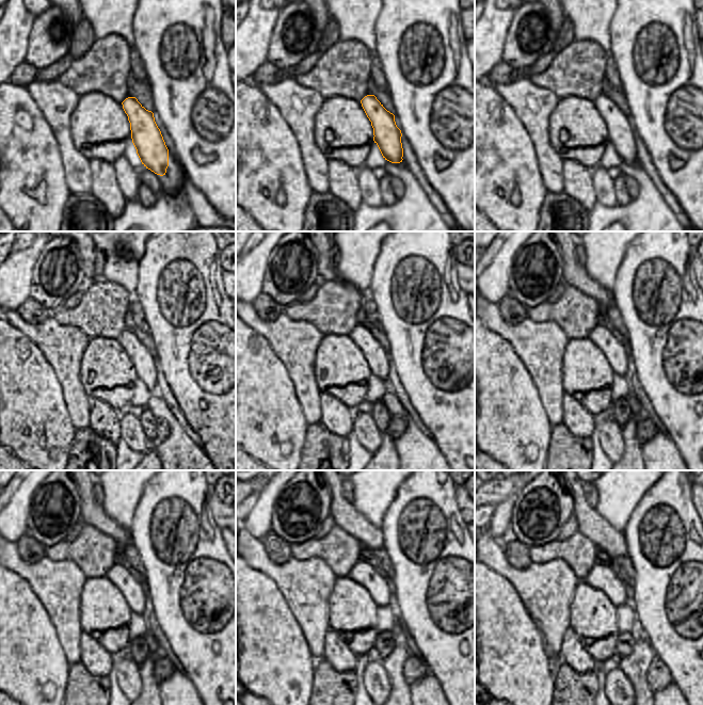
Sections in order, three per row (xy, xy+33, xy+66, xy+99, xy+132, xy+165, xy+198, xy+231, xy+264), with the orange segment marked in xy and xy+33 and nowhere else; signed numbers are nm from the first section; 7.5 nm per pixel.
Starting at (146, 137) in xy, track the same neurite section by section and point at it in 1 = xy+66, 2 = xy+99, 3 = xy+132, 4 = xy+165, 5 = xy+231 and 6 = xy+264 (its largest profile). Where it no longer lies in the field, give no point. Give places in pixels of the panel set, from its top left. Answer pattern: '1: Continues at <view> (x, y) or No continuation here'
1: Continues at xy+66 (622, 133)
2: Continues at xy+99 (145, 364)
3: Continues at xy+132 (379, 357)
4: Continues at xy+165 (616, 352)
5: Continues at xy+231 (365, 573)
6: Continues at xy+264 (603, 577).

